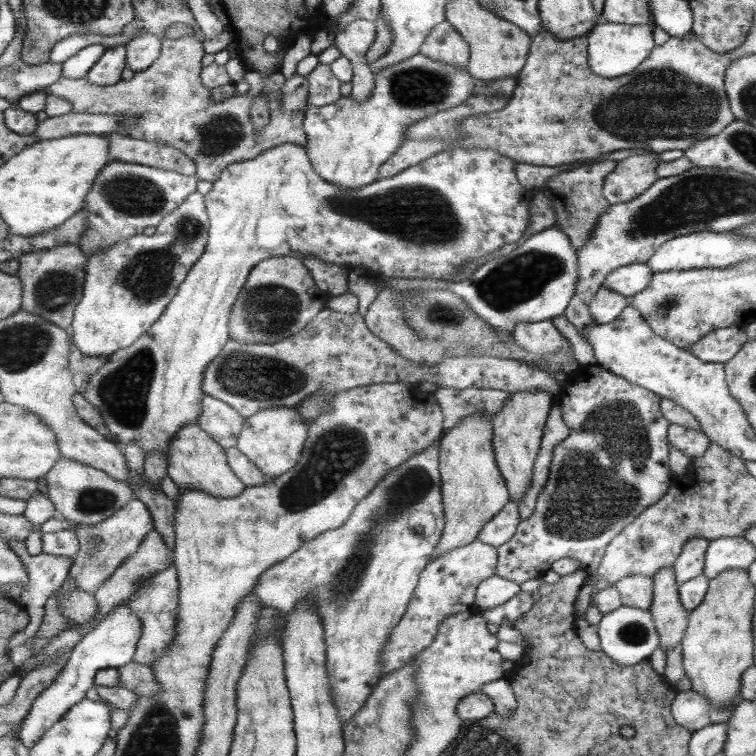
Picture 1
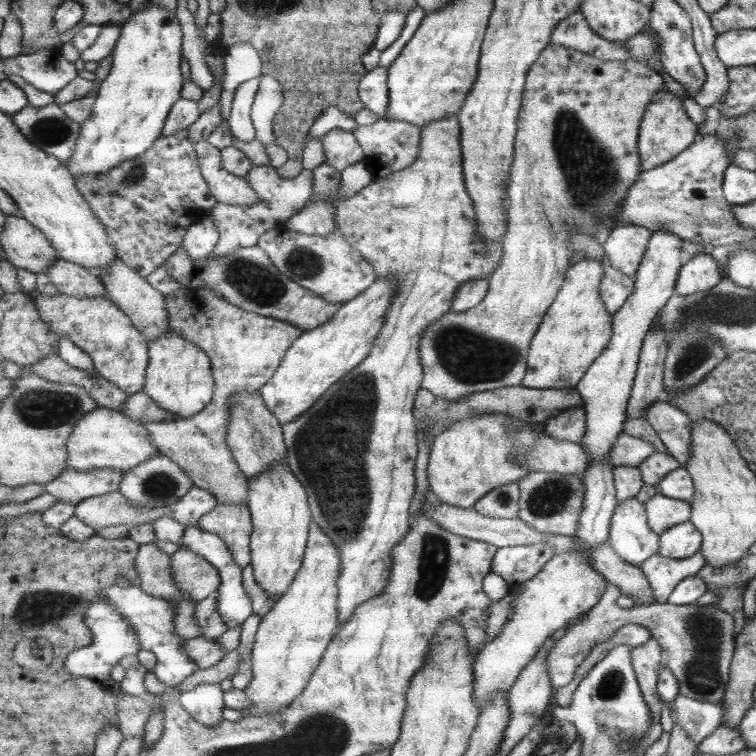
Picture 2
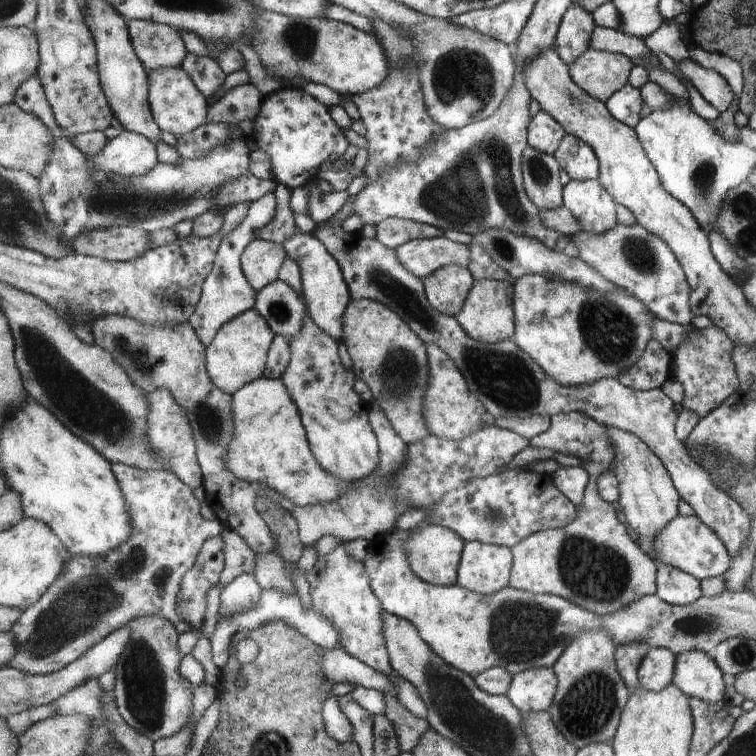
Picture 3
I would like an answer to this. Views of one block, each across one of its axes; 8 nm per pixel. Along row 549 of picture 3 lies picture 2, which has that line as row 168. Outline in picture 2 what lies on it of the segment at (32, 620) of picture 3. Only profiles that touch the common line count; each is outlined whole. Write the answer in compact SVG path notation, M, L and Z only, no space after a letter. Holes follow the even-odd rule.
M183 135L161 136L139 158L127 160L105 174L79 174L76 183L96 216L104 222L103 227L108 228L107 236L116 246L117 255L141 277L153 274L171 255L181 250L188 228L205 216L218 201L212 196L209 183L201 172L195 144Z

